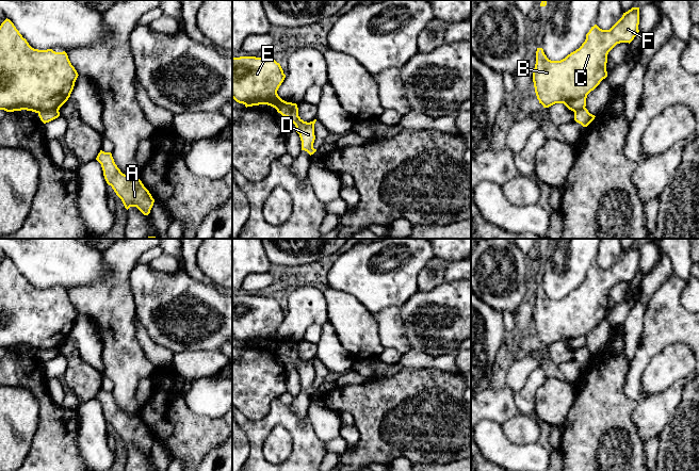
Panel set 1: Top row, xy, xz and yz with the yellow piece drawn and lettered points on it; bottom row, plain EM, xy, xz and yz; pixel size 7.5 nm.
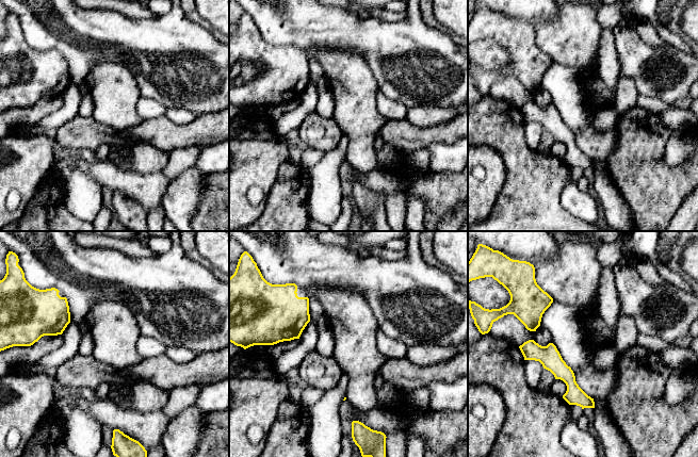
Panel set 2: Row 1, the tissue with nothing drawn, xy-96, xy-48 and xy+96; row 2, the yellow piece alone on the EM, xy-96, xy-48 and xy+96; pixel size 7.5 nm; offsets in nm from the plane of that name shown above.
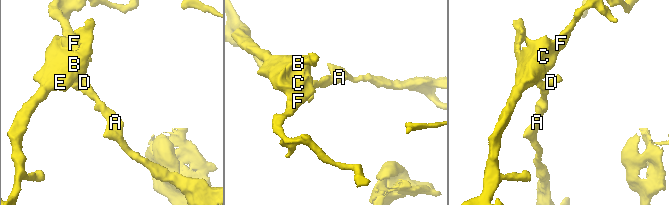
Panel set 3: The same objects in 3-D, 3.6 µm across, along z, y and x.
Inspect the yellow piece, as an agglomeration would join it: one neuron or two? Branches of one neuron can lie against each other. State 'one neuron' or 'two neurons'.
two neurons

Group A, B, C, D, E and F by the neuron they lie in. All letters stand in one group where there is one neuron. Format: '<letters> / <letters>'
A D / B C E F

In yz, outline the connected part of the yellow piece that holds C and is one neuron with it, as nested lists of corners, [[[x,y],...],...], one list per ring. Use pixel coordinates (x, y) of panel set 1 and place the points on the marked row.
[[[632,7],[609,30],[591,27],[582,46],[560,61],[549,60],[537,48],[533,82],[539,103],[543,108],[564,103],[573,112],[584,109],[587,95],[607,77],[608,52],[617,44],[630,44],[638,25],[639,7]]]

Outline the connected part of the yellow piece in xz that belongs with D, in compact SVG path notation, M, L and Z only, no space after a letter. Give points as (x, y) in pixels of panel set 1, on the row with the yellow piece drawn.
M296 103L285 104L277 109L277 112L282 116L288 117L295 125L295 131L299 134L302 141L302 150L307 151L310 156L313 155L316 151L316 149L313 148L315 140L314 124L316 119L310 123L304 121L298 116L298 108Z

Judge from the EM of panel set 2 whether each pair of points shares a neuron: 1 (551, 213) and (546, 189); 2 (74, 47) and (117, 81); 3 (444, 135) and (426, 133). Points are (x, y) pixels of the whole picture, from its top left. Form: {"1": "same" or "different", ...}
{"1": "same", "2": "different", "3": "same"}

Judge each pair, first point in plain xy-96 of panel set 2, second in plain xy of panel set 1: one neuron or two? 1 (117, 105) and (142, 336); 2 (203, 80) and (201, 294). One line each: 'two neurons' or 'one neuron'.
1: two neurons
2: one neuron

